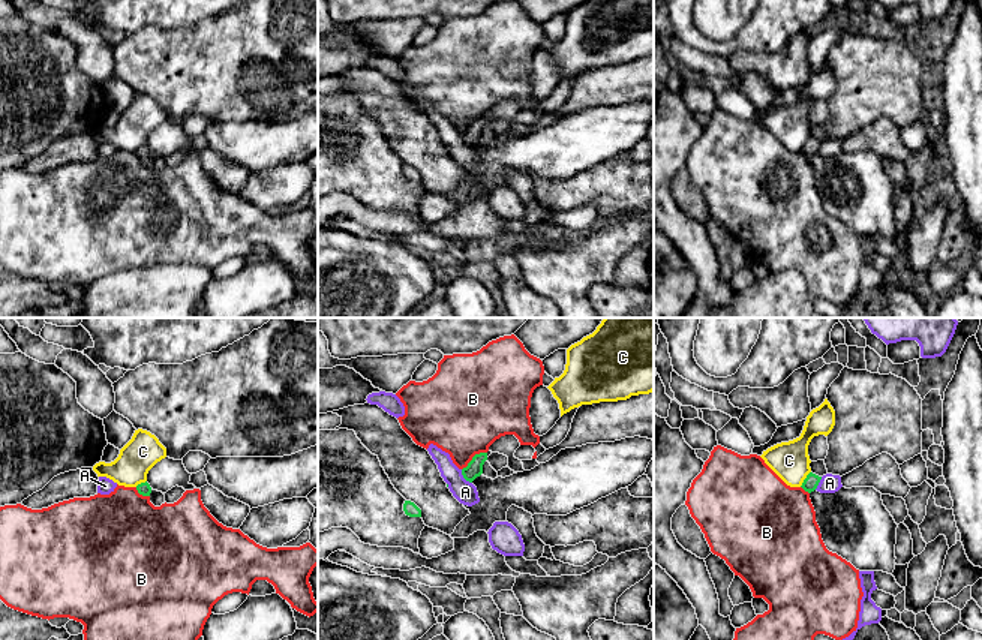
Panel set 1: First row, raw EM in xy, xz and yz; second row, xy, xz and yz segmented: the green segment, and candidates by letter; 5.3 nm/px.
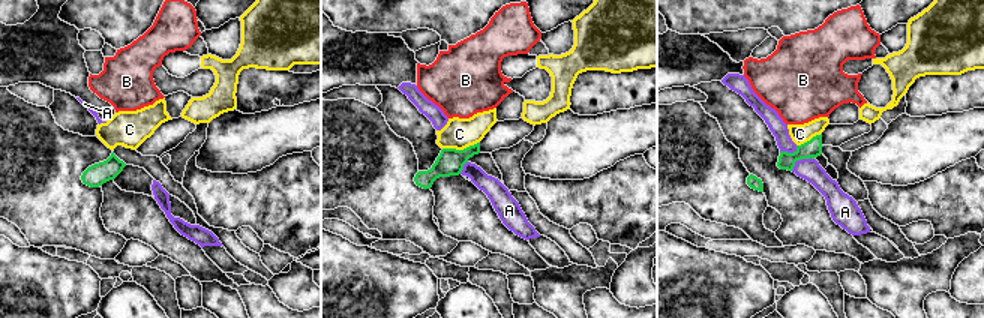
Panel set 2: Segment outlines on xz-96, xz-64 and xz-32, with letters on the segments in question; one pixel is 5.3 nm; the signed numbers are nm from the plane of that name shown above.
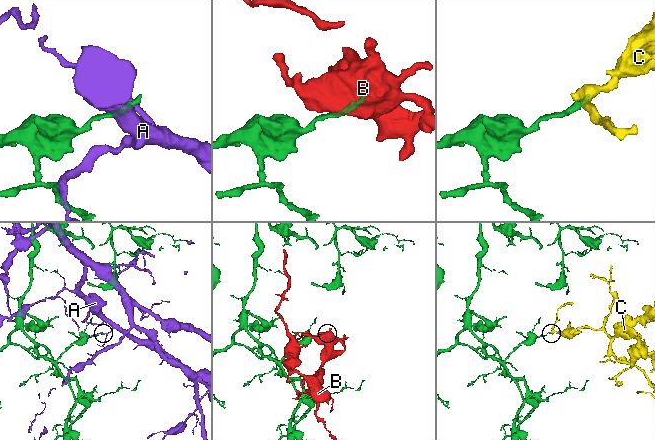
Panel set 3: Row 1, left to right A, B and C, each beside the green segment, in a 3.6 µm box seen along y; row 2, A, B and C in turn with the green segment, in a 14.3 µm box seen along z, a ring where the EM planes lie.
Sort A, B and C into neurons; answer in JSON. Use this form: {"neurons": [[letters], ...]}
{"neurons": [["A"], ["B"], ["C"]]}

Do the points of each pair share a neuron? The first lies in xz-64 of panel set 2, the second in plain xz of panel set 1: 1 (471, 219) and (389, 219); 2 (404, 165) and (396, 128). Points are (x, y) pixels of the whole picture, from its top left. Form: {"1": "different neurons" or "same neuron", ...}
{"1": "same neuron", "2": "different neurons"}

